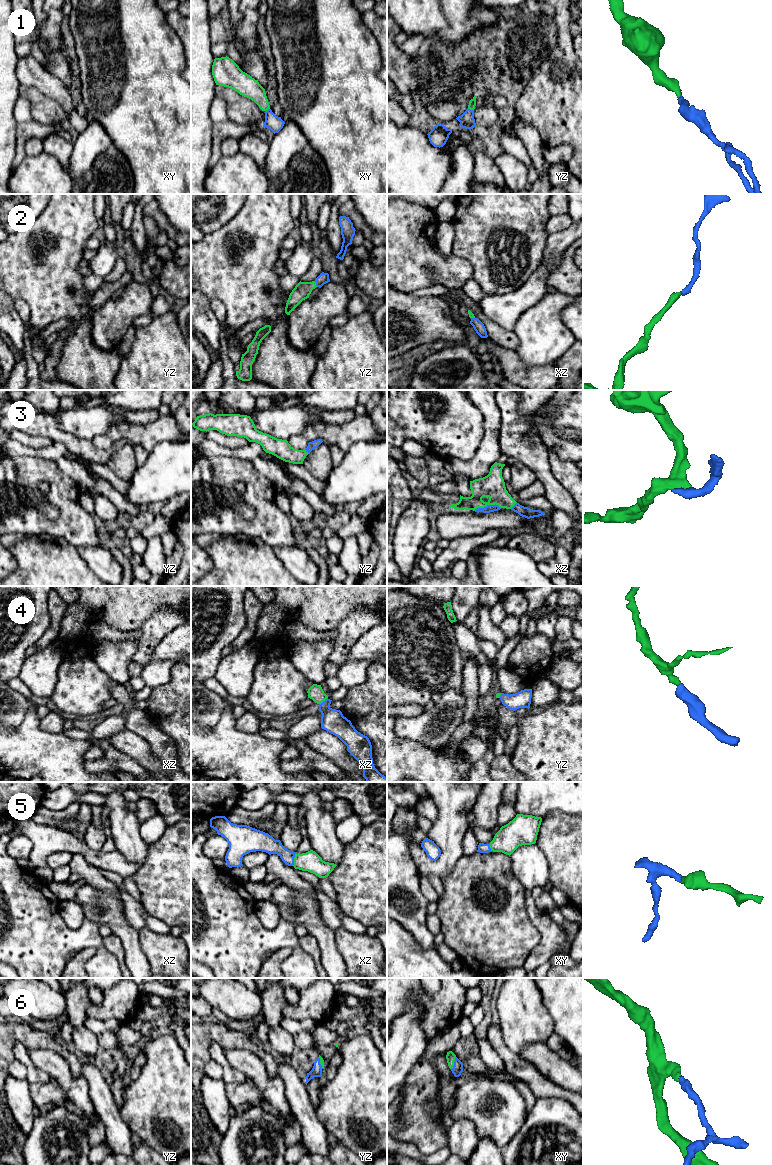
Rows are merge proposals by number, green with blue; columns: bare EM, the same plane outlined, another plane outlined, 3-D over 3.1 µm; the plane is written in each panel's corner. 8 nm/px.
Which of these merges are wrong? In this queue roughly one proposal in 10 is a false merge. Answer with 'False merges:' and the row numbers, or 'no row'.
False merges: no row

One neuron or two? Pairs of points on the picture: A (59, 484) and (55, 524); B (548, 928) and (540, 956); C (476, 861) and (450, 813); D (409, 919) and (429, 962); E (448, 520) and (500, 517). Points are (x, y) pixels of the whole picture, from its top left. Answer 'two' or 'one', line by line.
A: one
B: one
C: two
D: two
E: one

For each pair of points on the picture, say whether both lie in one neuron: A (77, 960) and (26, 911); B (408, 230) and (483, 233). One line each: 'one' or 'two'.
A: two
B: two

